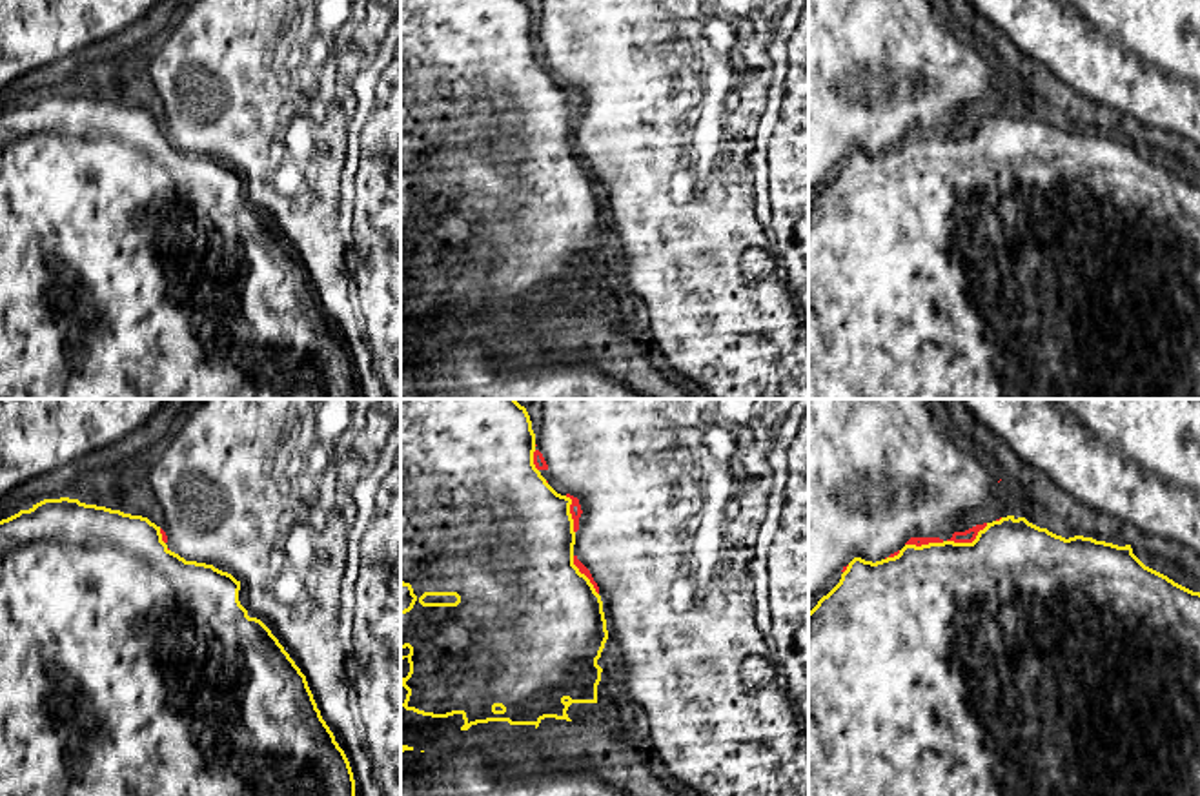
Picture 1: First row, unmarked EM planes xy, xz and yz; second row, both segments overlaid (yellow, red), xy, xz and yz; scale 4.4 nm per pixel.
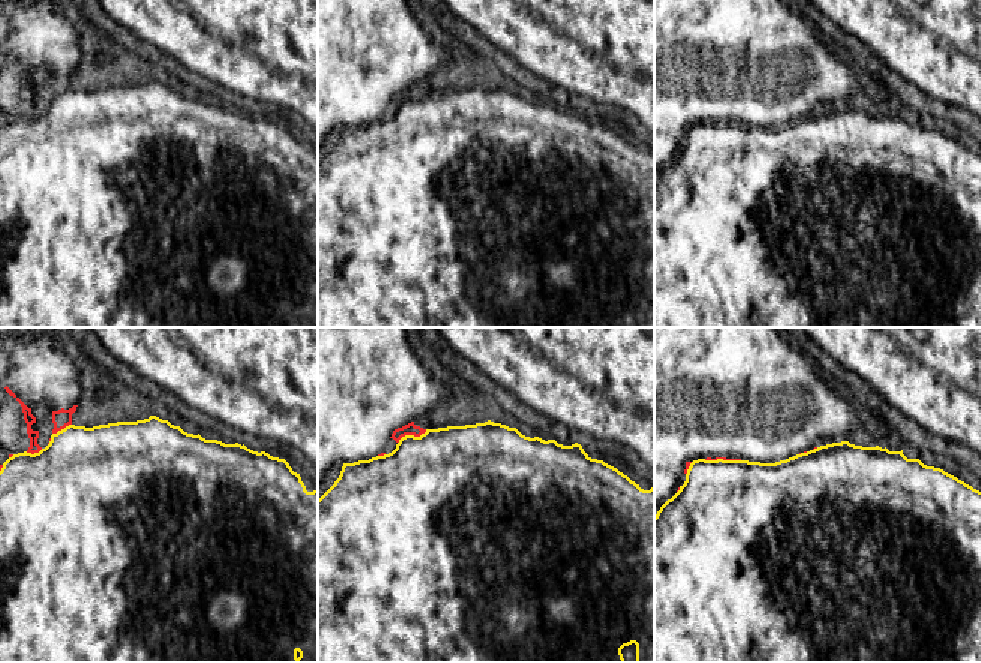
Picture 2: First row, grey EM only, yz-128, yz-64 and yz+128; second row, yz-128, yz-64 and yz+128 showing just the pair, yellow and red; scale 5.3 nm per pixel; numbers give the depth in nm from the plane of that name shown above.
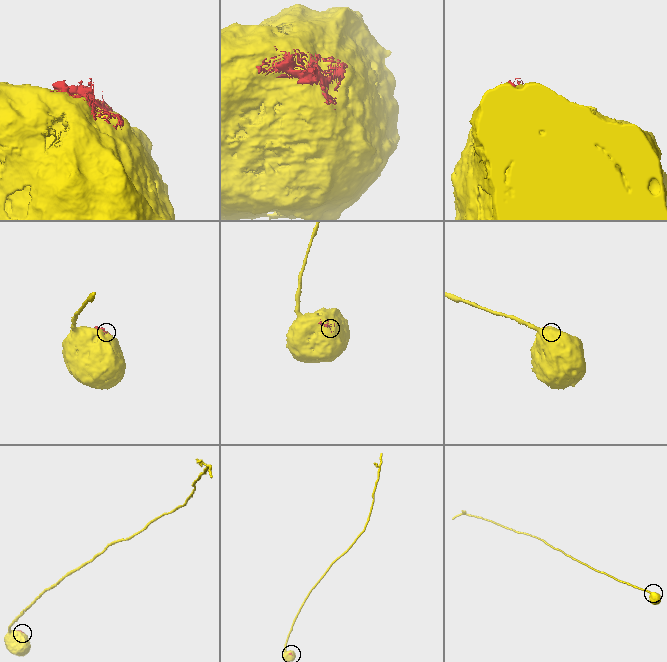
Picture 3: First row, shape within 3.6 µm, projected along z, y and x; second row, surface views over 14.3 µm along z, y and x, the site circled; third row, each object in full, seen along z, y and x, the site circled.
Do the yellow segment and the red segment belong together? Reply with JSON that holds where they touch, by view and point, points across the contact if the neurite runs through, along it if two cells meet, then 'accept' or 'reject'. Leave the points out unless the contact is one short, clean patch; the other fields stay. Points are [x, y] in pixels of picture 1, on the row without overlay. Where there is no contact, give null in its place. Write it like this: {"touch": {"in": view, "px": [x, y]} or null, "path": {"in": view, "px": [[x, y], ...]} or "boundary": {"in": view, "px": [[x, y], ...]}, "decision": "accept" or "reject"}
{"touch": {"in": "yz", "px": [967, 135]}, "decision": "accept"}

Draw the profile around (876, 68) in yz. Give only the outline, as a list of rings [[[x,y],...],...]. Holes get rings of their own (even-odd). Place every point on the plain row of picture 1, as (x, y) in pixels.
[[[808,0],[808,195],[854,149],[881,153],[901,142],[910,129],[952,129],[974,118],[976,106],[989,95],[1002,67],[987,55],[980,42],[963,44],[945,26],[932,0]]]

